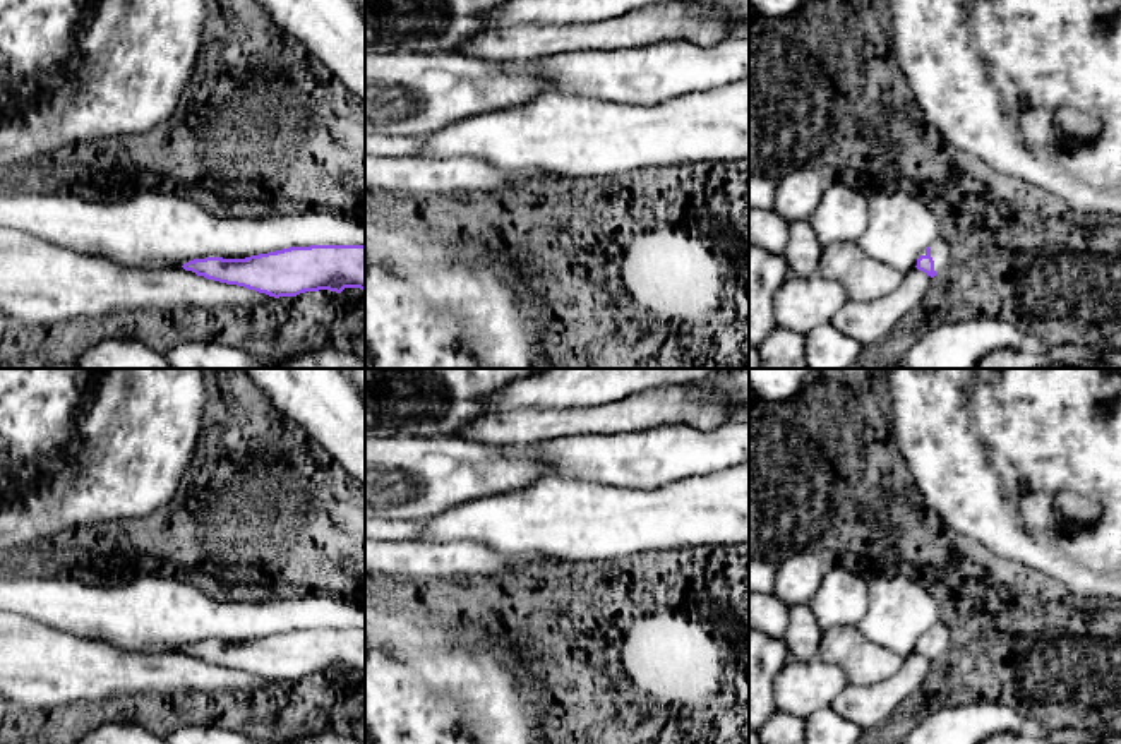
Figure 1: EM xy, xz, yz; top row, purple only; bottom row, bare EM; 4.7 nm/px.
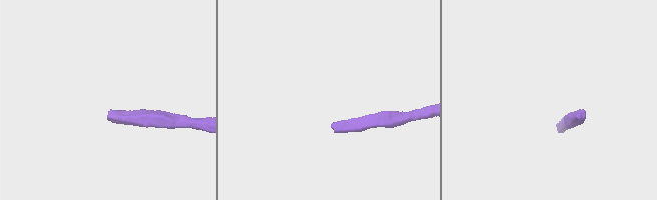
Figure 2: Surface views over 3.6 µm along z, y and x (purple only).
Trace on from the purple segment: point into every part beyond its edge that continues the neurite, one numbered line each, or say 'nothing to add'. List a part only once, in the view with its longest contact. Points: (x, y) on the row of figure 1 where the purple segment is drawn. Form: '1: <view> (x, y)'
1: yz (940, 249)

